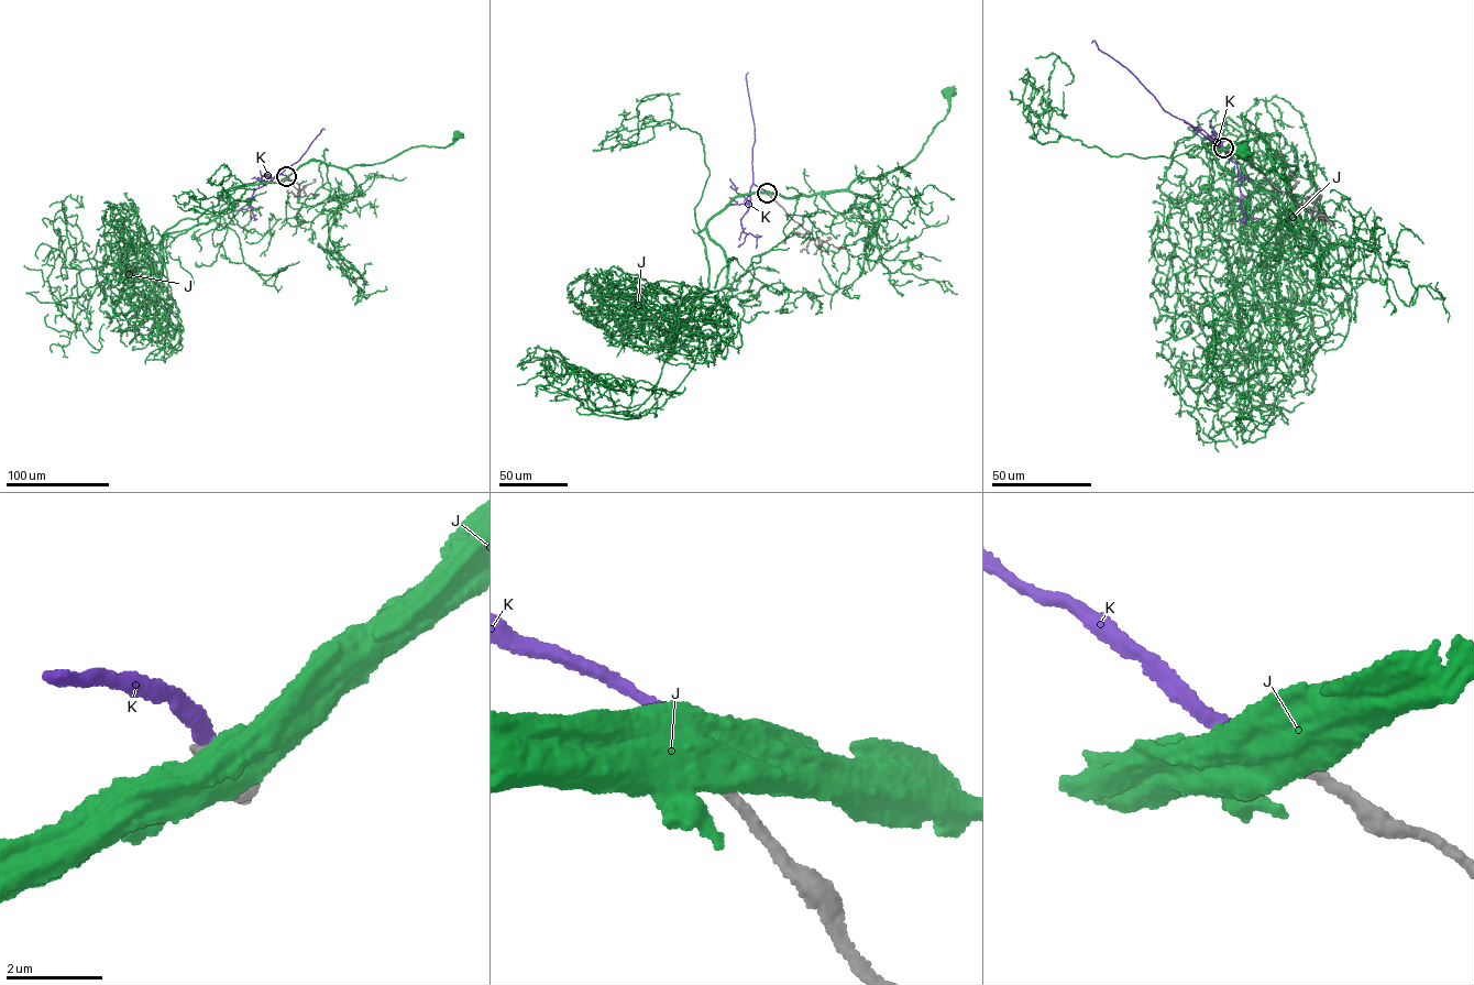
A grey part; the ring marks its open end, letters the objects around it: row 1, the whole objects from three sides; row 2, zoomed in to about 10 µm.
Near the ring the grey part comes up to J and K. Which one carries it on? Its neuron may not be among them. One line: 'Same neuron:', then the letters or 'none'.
Same neuron: none

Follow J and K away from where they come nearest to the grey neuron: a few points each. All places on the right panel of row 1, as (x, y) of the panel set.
J: (1224, 148), (1258, 137), (1277, 172), (1272, 171), (1288, 179), (1295, 175), (1289, 165), (1263, 174), (1242, 151)
K: (1223, 148), (1165, 111), (1125, 67), (1102, 52), (1093, 41), (1091, 42)

